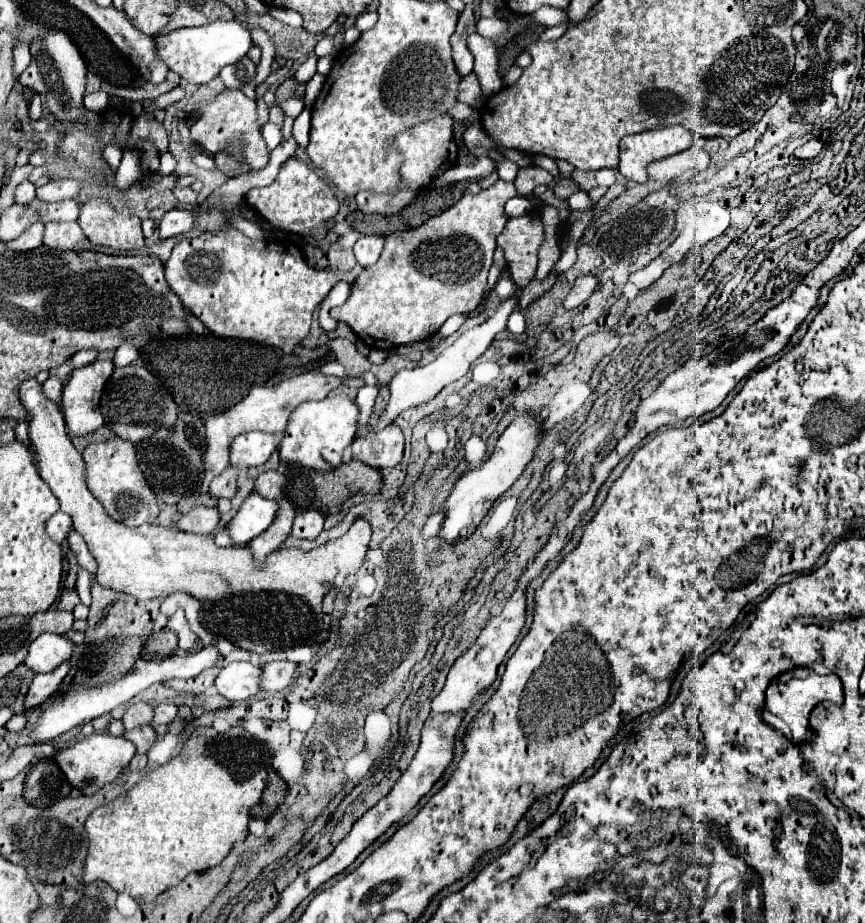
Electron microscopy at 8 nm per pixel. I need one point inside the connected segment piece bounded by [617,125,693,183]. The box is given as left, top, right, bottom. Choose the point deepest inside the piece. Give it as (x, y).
(637, 151)

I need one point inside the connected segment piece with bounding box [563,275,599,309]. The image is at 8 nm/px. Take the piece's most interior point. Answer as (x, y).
(584, 286)

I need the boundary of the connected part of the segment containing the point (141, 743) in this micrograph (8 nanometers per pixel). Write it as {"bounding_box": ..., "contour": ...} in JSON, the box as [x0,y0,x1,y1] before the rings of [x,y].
{"bounding_box":[125,725,157,755],"contour":[[[145,725],[145,727],[139,727],[139,729],[127,731],[127,733],[125,733],[125,737],[127,737],[127,739],[131,739],[131,741],[135,743],[137,751],[139,751],[139,753],[143,753],[143,755],[147,755],[149,747],[151,747],[151,745],[155,743],[155,739],[157,739],[155,729],[153,729],[151,725]]]}

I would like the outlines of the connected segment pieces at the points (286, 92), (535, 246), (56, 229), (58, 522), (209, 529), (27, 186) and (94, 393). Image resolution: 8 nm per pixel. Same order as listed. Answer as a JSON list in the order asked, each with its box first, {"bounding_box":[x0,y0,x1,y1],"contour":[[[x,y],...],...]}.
[{"bounding_box":[275,79,305,103],"contour":[[[287,79],[287,81],[283,81],[283,83],[277,87],[277,91],[275,91],[277,103],[283,103],[283,101],[289,99],[289,97],[299,97],[299,99],[303,99],[303,95],[305,95],[305,85],[299,83],[297,79]]]},{"bounding_box":[497,211,545,287],"contour":[[[537,211],[511,217],[497,237],[497,247],[503,249],[509,275],[517,287],[525,287],[535,277],[537,253],[543,241],[545,227]]]},{"bounding_box":[43,221,83,249],"contour":[[[77,221],[69,223],[49,223],[45,225],[45,237],[43,245],[53,249],[79,249],[79,243],[83,241],[83,231],[77,225]]]},{"bounding_box":[45,511,71,543],"contour":[[[57,511],[53,517],[47,519],[45,529],[47,529],[49,535],[53,535],[53,539],[57,543],[61,543],[67,537],[69,529],[71,529],[71,517],[67,513],[63,513],[63,511]]]},{"bounding_box":[173,505,221,535],"contour":[[[197,505],[191,511],[183,513],[183,517],[173,525],[179,531],[189,531],[189,533],[199,533],[199,535],[209,535],[217,529],[221,521],[221,513],[217,507],[205,507]]]},{"bounding_box":[15,179,35,205],"contour":[[[25,179],[25,181],[19,183],[17,189],[15,189],[15,203],[25,205],[25,203],[27,203],[27,193],[35,193],[35,185]]]},{"bounding_box":[61,359,113,435],"contour":[[[99,359],[87,367],[75,369],[71,373],[71,377],[63,389],[63,397],[61,397],[61,411],[65,415],[65,423],[67,423],[71,433],[87,435],[105,423],[103,415],[99,411],[99,401],[101,401],[103,387],[105,387],[107,379],[111,377],[111,373],[113,373],[113,361],[99,361]]]}]

